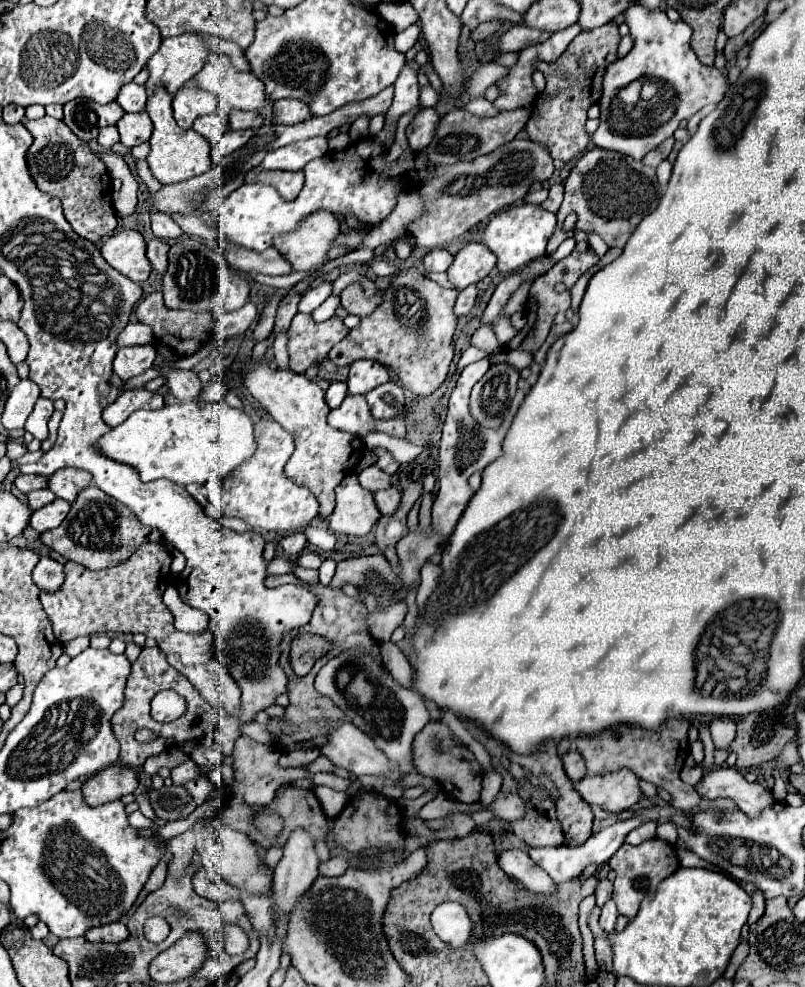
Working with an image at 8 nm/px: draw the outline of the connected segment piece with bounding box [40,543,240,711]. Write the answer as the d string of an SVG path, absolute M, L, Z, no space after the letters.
M146 543L138 547L126 561L116 565L114 569L90 571L74 561L66 561L66 583L58 591L42 591L40 603L52 621L54 635L68 643L80 635L94 635L94 633L144 633L146 637L156 639L158 647L166 653L168 663L190 677L190 683L206 695L208 687L214 693L214 685L222 687L224 699L234 703L238 711L240 705L240 687L232 679L228 671L224 671L222 663L214 657L214 639L210 631L200 633L182 633L174 627L172 613L162 603L162 593L168 587L166 579L170 575L172 555L160 543Z

